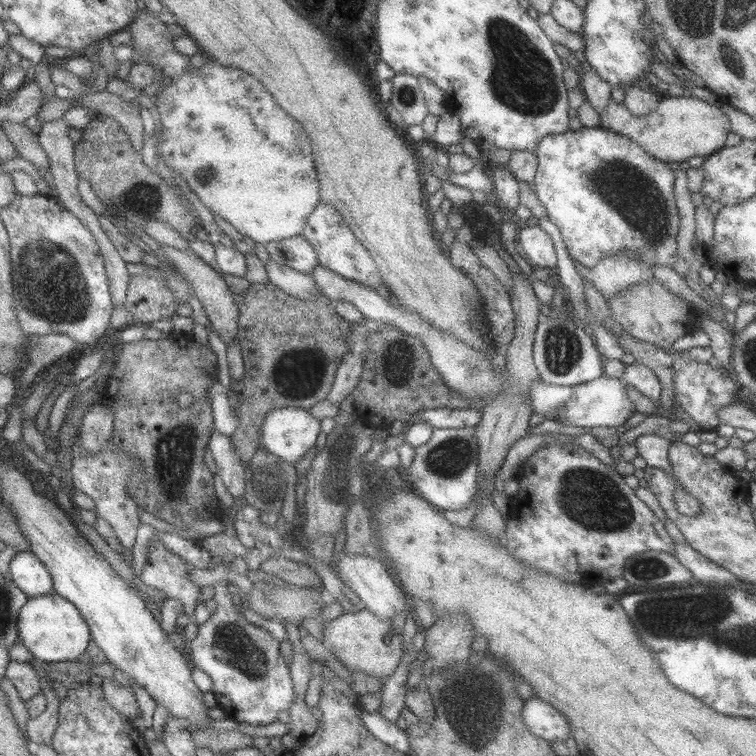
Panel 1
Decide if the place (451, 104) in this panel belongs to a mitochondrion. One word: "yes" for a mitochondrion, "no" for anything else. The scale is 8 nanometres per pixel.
no

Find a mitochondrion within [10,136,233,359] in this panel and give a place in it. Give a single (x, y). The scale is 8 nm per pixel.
(53, 289)

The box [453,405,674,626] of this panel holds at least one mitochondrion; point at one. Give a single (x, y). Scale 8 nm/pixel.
(594, 501)

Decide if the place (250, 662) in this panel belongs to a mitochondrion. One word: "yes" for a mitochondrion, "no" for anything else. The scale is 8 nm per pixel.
yes

